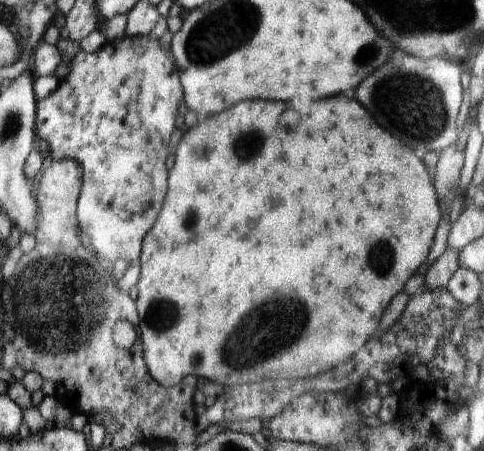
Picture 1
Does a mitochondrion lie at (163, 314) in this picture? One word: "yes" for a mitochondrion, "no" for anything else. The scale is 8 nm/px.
yes

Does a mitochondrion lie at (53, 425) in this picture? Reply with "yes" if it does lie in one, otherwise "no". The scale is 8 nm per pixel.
no

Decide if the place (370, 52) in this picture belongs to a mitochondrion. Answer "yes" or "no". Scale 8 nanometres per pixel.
yes

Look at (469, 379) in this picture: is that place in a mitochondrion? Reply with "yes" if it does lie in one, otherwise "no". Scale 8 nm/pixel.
no

